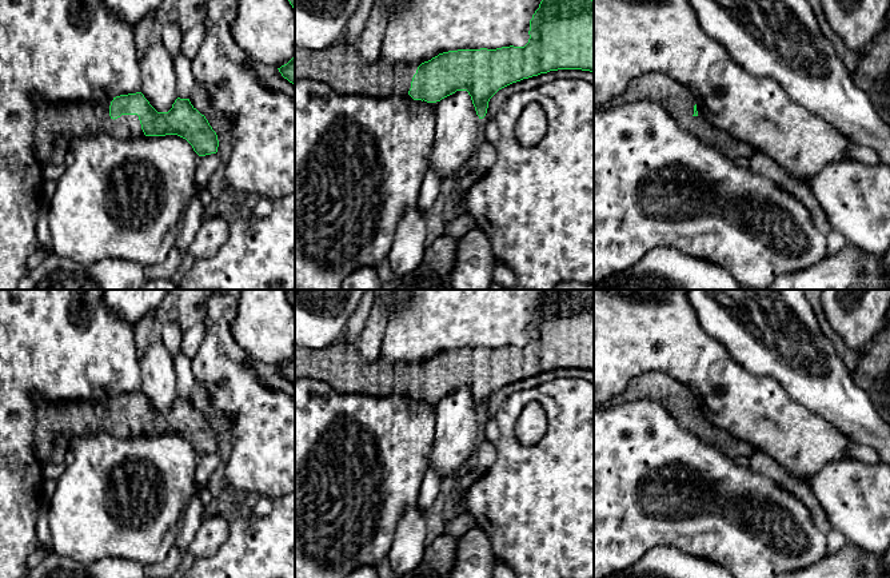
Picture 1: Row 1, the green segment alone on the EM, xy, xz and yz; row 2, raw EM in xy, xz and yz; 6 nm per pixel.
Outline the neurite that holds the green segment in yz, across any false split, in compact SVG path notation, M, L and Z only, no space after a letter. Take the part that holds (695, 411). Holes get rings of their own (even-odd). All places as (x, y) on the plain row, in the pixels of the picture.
M648 371L632 378L624 392L614 399L614 404L636 399L650 399L660 403L682 427L731 459L738 457L750 458L755 451L750 443L735 438L707 420L691 390L662 371Z

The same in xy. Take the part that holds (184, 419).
M141 391L107 396L97 402L48 402L40 395L33 395L32 398L36 406L32 449L41 463L49 459L59 435L63 435L67 443L69 443L73 438L100 431L109 432L115 438L129 438L144 434L177 434L185 438L199 455L217 451L219 439L216 431L205 415L191 403L189 398L177 396L168 411L157 411Z

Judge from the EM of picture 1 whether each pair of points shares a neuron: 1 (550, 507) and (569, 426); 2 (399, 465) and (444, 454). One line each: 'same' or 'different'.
1: same
2: different

